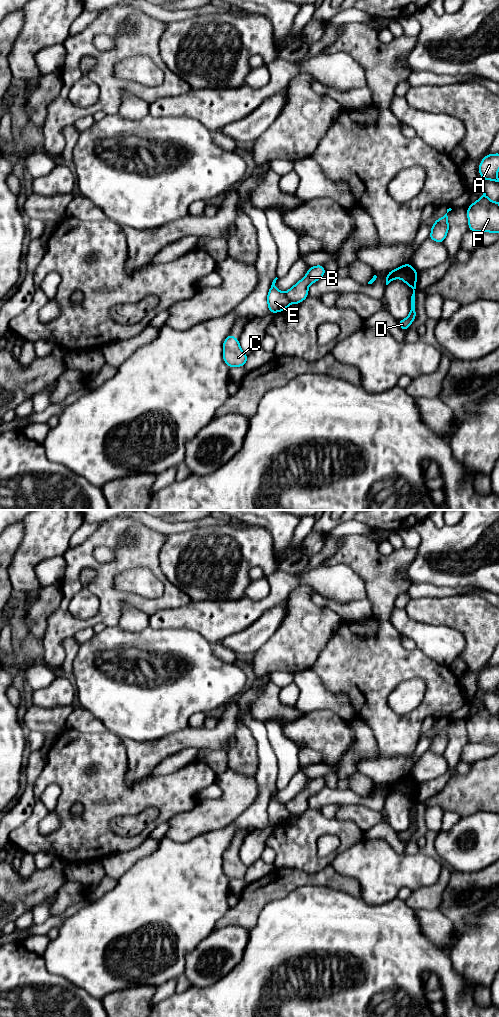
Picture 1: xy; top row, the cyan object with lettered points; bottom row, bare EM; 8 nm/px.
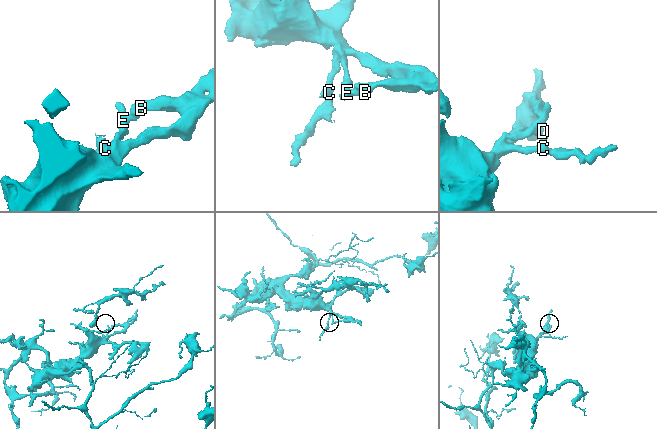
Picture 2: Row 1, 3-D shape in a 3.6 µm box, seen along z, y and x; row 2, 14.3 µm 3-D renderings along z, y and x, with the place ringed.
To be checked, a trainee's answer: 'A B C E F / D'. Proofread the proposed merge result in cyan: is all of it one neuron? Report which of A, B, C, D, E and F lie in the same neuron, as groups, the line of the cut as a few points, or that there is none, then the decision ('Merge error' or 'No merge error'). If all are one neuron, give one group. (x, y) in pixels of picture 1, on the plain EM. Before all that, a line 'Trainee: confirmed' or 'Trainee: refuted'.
Trainee: refuted
Groups: A B C D F / E. Split along xy (285, 805), (290, 813). Merge error

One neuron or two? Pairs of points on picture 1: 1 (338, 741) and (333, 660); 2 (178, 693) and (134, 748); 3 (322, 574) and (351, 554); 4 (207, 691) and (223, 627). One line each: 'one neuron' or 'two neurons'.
1: two neurons
2: two neurons
3: two neurons
4: two neurons

